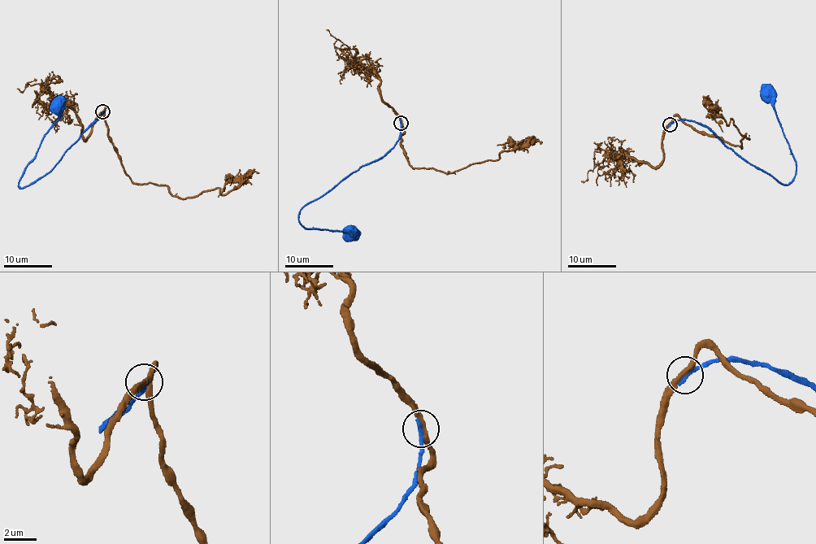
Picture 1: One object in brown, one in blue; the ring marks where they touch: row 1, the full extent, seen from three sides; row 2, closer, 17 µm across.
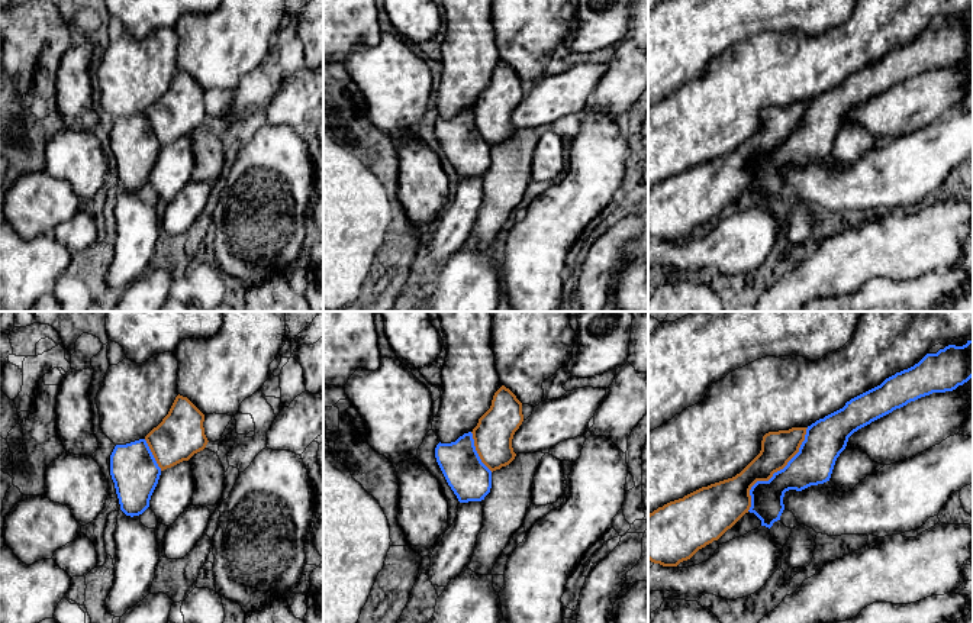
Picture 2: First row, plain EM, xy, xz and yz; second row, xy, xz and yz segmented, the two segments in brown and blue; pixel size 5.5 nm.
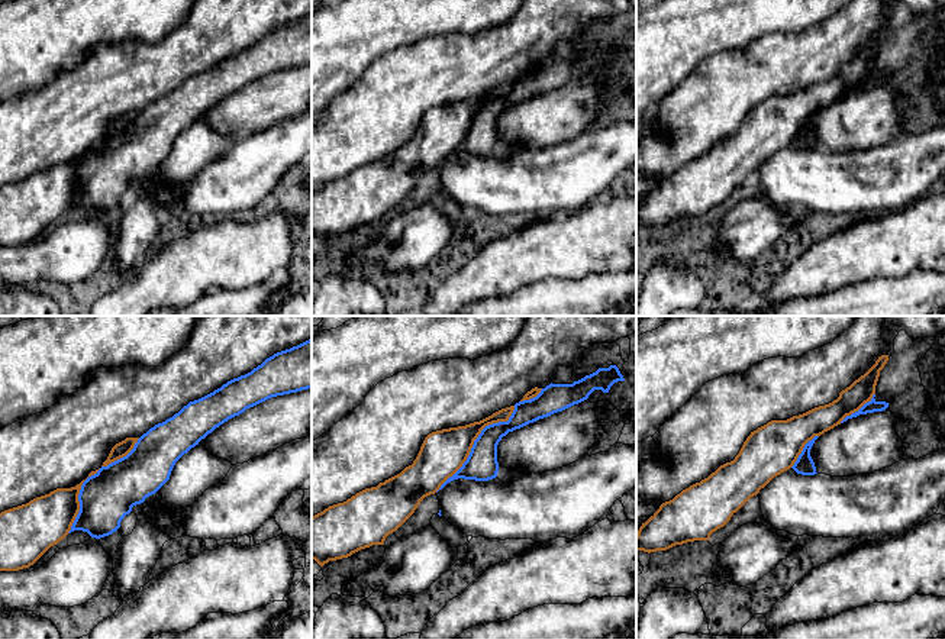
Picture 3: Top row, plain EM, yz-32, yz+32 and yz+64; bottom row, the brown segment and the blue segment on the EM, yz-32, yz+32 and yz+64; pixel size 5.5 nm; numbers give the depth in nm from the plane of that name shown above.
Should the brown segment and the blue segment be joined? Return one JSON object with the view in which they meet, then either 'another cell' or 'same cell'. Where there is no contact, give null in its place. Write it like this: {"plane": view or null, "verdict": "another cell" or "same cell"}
{"plane": "yz", "verdict": "same cell"}

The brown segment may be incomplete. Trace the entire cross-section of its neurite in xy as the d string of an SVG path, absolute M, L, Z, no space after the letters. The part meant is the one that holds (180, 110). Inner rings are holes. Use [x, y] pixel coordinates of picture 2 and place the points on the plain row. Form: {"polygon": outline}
{"polygon": "M178 70L168 90L144 114L115 122L110 151L126 191L139 191L149 183L164 145L189 136L206 123L209 116L203 97L204 90Z"}

